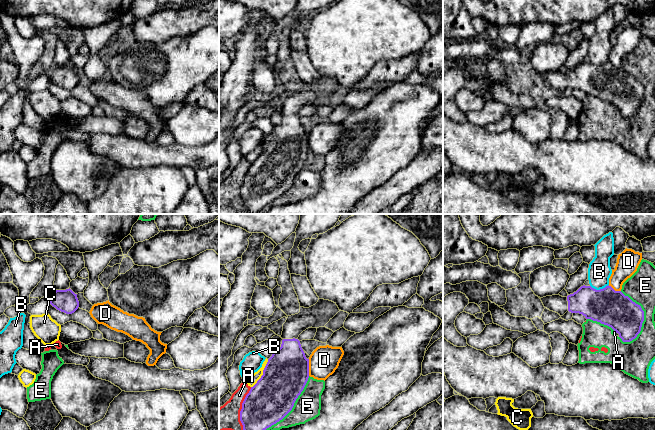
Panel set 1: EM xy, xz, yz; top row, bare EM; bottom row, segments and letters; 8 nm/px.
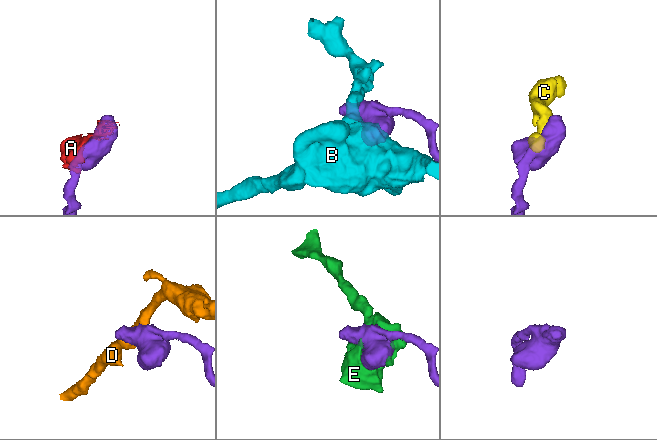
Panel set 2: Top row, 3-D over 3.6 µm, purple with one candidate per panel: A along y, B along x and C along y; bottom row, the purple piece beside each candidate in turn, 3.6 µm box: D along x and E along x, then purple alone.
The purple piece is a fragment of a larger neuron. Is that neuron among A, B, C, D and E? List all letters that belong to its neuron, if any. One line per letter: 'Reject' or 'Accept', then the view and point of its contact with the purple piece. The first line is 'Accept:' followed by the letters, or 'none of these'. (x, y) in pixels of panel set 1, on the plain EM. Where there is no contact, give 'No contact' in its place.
Accept: none of these
A: Reject. Touches purple at xz (241, 186)
B: Reject. Touches purple at yz (600, 65)
C: Reject. Touches purple at xz (263, 149)
D: Reject. Touches purple at xz (308, 143)
E: Reject. Touches purple at xz (289, 187)

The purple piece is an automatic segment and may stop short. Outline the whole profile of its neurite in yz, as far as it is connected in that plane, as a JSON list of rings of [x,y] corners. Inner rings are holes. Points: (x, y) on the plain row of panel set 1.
[[[583,61],[576,68],[567,73],[562,73],[558,70],[540,75],[545,84],[558,89],[560,92],[563,92],[567,87],[579,89],[586,95],[591,95],[611,103],[619,110],[623,118],[630,118],[635,115],[640,109],[644,97],[644,87],[641,82],[633,78],[621,67],[615,67],[609,61],[600,66]]]

